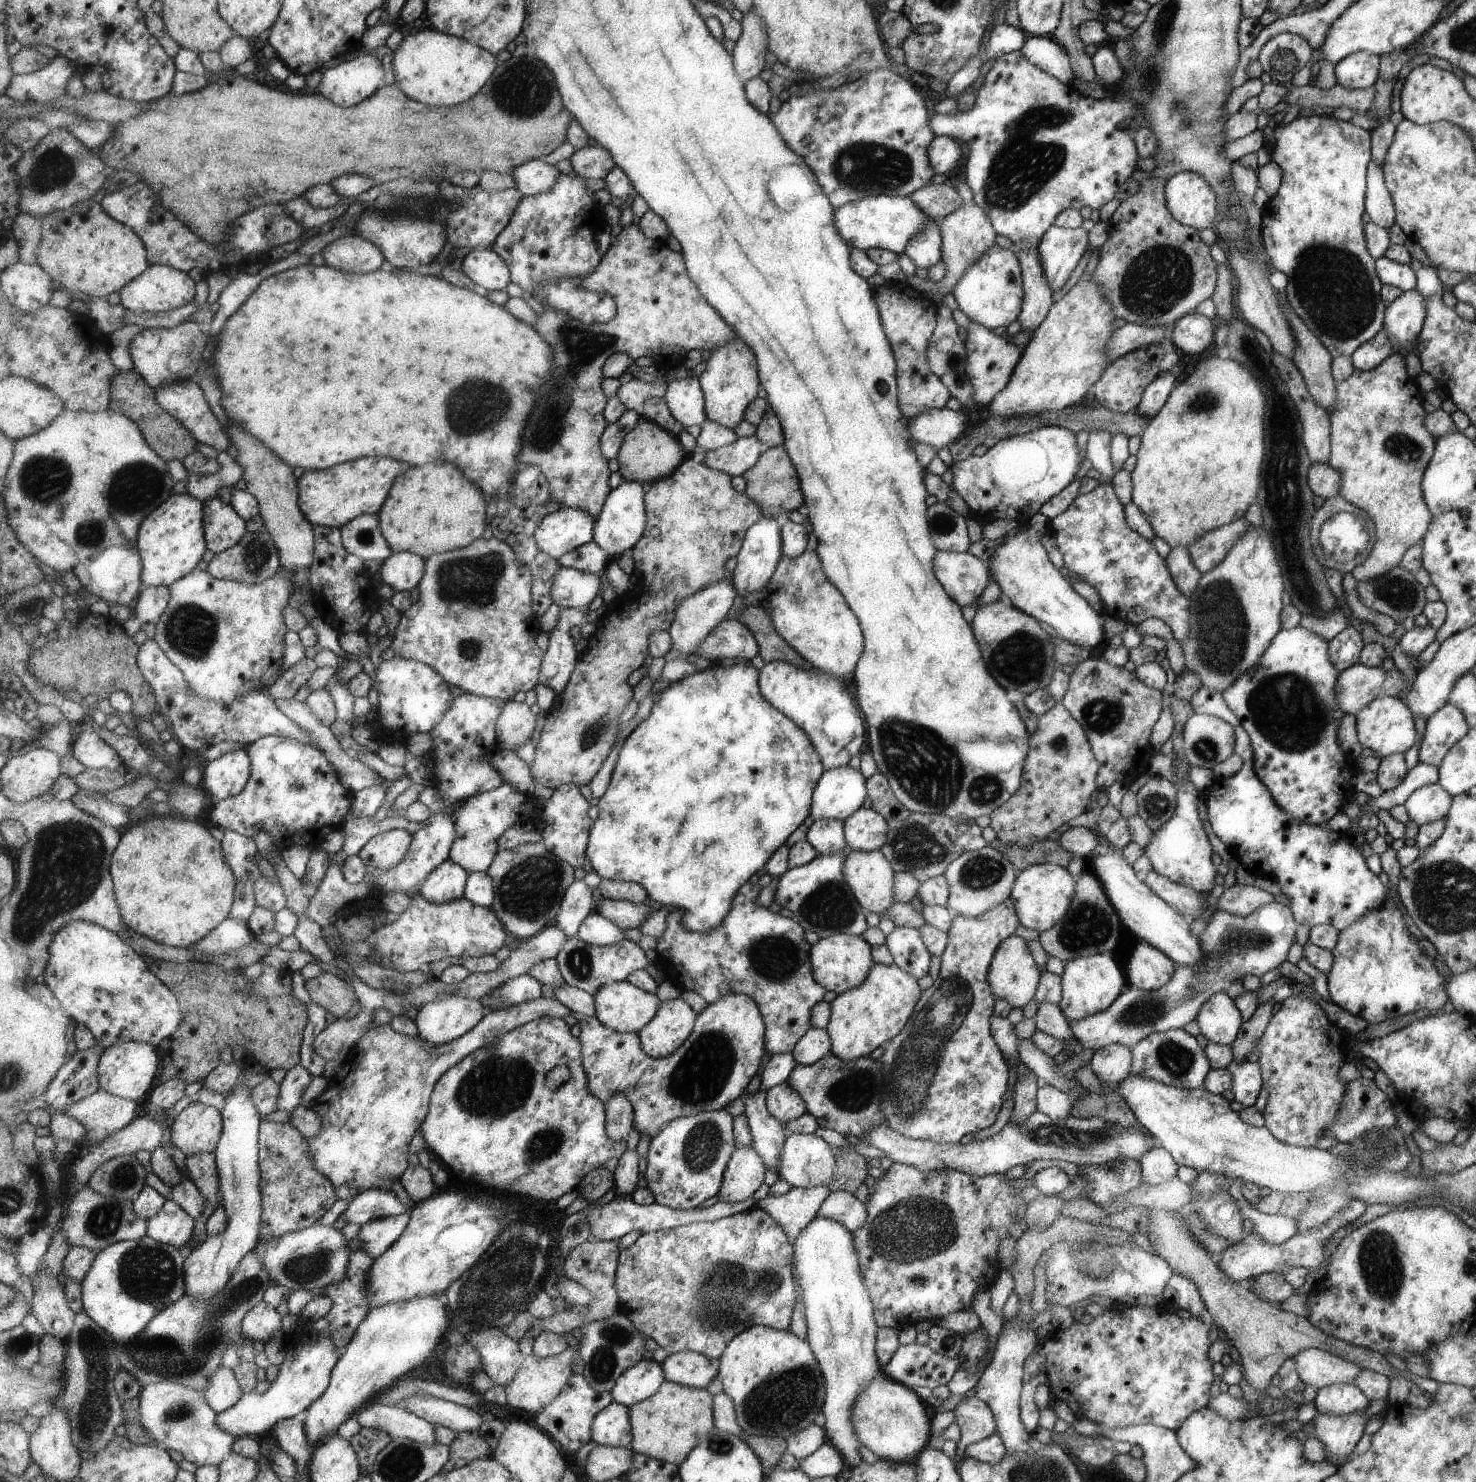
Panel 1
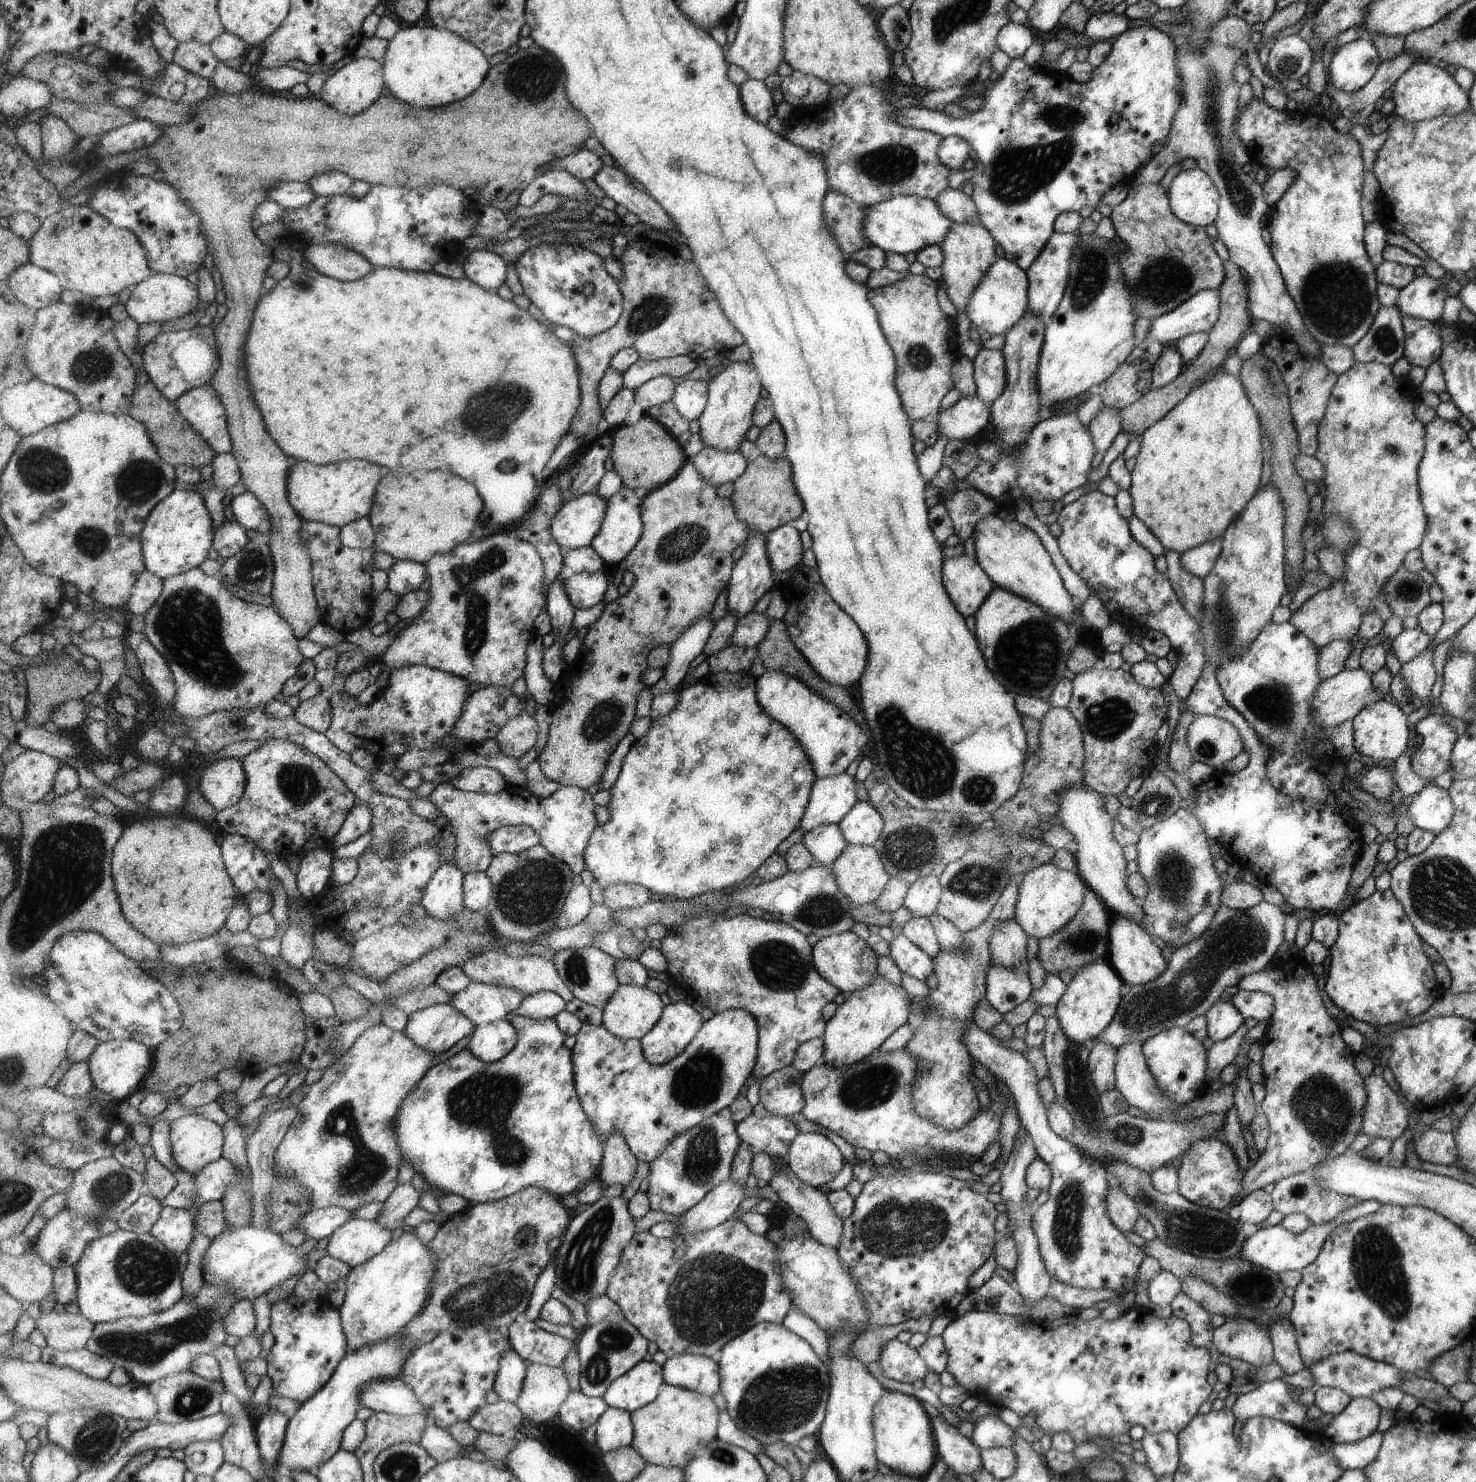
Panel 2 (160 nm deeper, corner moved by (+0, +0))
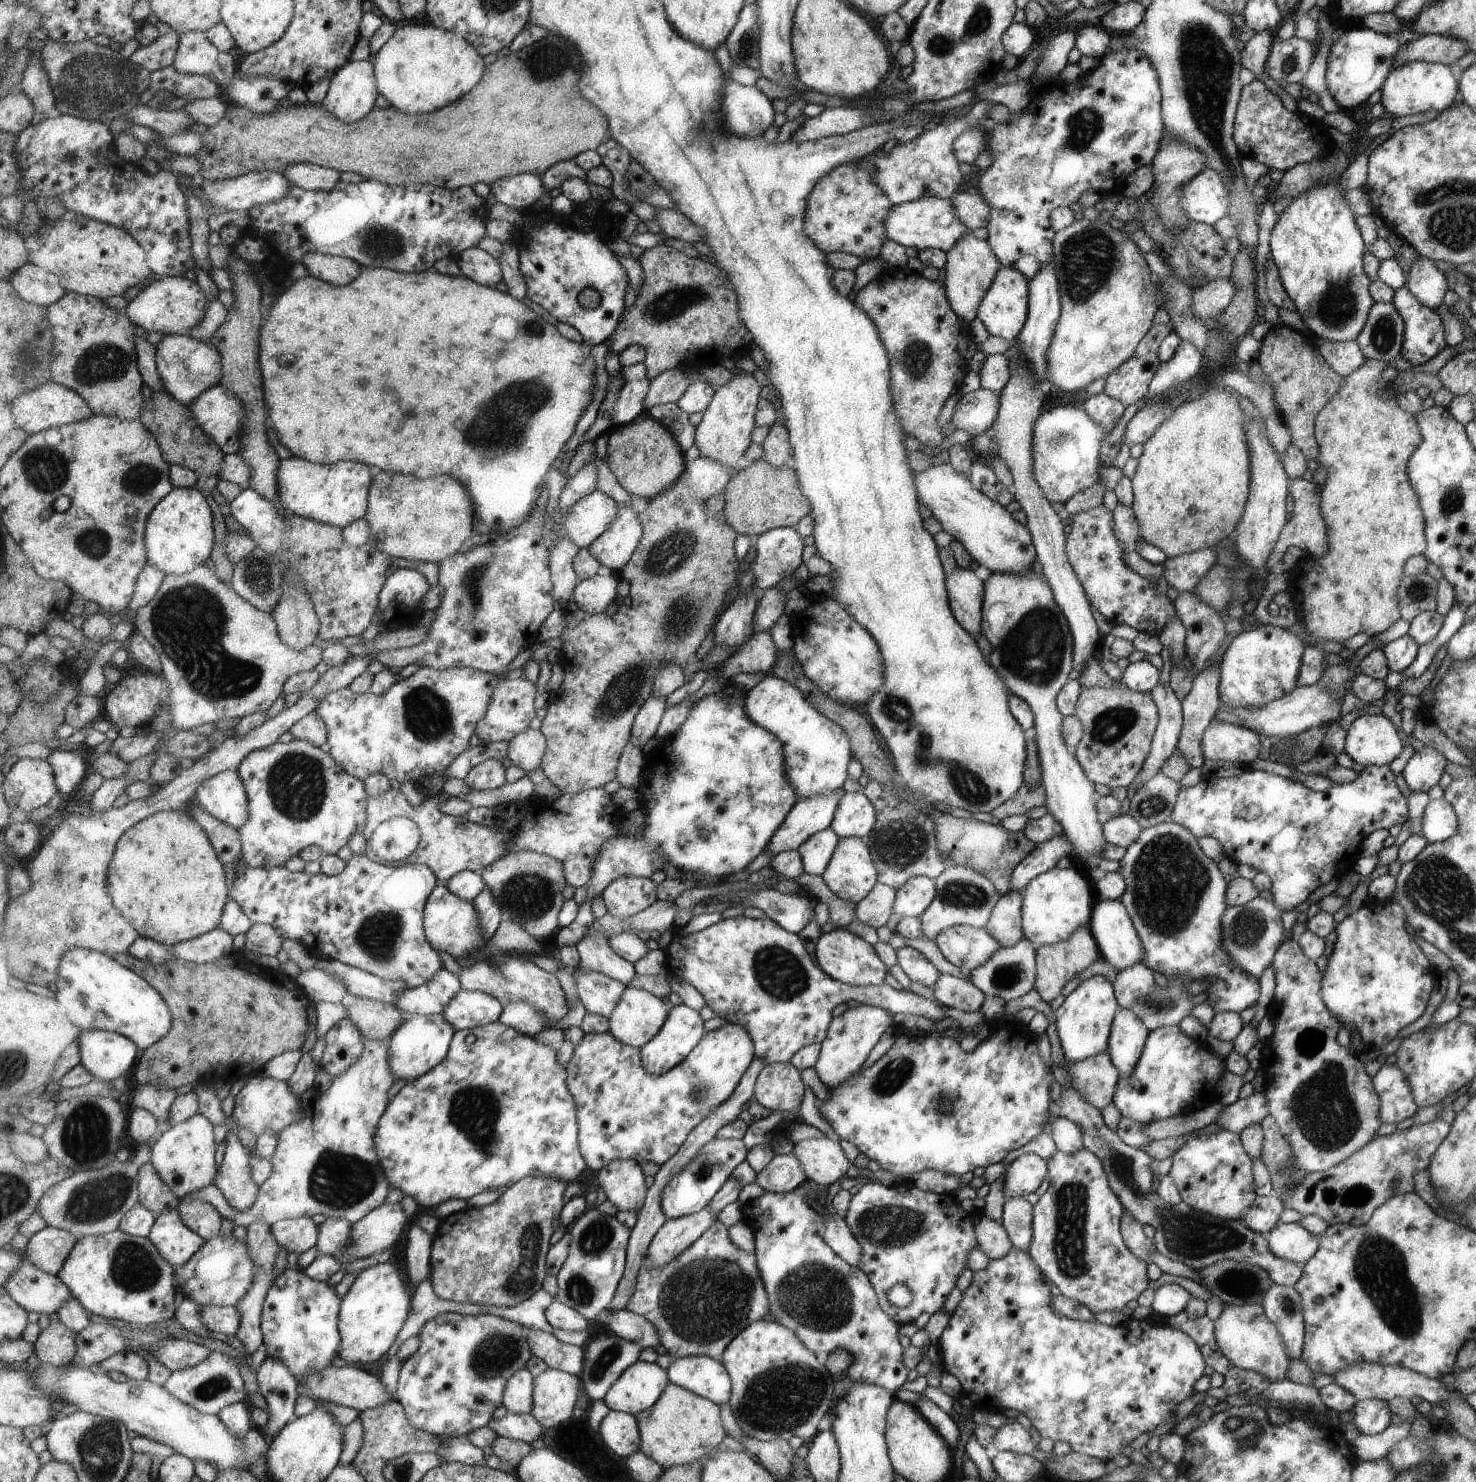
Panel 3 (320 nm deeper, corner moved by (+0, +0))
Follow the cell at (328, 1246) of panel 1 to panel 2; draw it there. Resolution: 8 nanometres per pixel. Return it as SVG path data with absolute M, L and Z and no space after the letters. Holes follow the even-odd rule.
M247 1225L223 1231L213 1239L203 1255L202 1267L207 1283L232 1287L239 1301L253 1300L285 1279L303 1272L307 1266L307 1256L309 1254L302 1254L299 1248L285 1244L278 1232Z

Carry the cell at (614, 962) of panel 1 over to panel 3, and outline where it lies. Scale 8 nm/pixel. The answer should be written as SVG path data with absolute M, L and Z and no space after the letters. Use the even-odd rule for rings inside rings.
M578 966L568 969L577 984L577 993L587 1010L608 1019L626 991L626 984L595 971L579 971Z

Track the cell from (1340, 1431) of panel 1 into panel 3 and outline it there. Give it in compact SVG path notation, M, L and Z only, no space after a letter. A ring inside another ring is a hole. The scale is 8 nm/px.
M1365 1399L1357 1401L1353 1406L1353 1424L1363 1434L1375 1434L1389 1426L1392 1412L1388 1401L1381 1399Z

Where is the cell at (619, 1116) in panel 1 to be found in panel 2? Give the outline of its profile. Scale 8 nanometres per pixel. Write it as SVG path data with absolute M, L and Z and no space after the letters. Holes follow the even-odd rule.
M615 1133L604 1144L604 1159L600 1167L599 1180L606 1187L620 1184L622 1189L631 1184L637 1174L639 1159L627 1144L623 1133Z

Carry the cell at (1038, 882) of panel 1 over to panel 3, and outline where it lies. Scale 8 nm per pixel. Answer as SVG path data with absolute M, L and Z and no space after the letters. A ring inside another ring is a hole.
M1073 865L1063 870L1057 870L1056 867L1046 870L1031 879L1021 893L1022 933L1036 947L1067 940L1076 928L1088 924L1089 910L1092 910L1093 904L1091 888L1087 880L1077 870L1073 870Z

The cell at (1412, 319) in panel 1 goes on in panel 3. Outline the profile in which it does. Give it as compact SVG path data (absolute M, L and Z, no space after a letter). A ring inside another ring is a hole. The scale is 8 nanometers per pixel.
M1421 256L1417 257L1417 259L1410 264L1405 287L1416 298L1419 304L1433 310L1441 304L1443 294L1448 290L1445 275L1433 265L1431 259Z

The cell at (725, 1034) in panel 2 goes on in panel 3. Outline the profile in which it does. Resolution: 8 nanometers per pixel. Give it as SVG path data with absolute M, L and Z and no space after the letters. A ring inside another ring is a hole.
M729 1022L727 1025L708 1032L703 1036L701 1042L697 1044L694 1050L691 1051L691 1054L681 1064L678 1064L677 1067L672 1068L669 1072L657 1076L647 1072L647 1069L643 1066L641 1048L634 1047L625 1044L623 1041L617 1040L617 1038L615 1038L615 1036L610 1032L603 1034L585 1034L581 1042L576 1046L576 1052L574 1053L571 1062L568 1064L567 1072L570 1078L567 1079L567 1082L571 1094L575 1097L576 1103L578 1104L580 1145L589 1168L600 1171L604 1166L607 1166L607 1164L615 1159L625 1160L634 1158L636 1161L641 1162L641 1164L643 1164L643 1162L655 1162L659 1166L665 1164L668 1160L671 1160L671 1158L679 1152L683 1143L686 1142L690 1132L693 1131L695 1127L698 1127L699 1124L701 1124L708 1116L711 1116L711 1113L716 1108L719 1108L721 1104L734 1094L735 1089L739 1086L743 1075L746 1074L747 1069L750 1067L750 1064L753 1062L755 1057L756 1046L751 1033L743 1025L736 1025L735 1023Z

